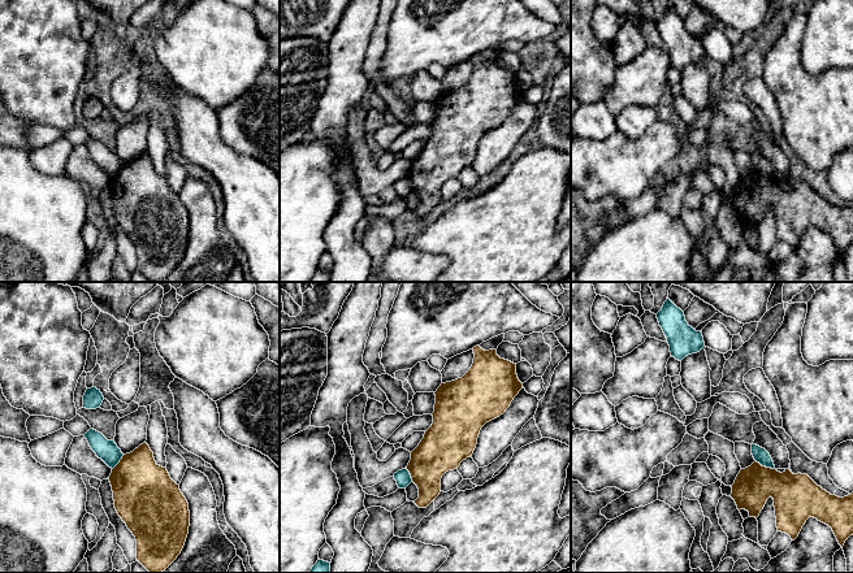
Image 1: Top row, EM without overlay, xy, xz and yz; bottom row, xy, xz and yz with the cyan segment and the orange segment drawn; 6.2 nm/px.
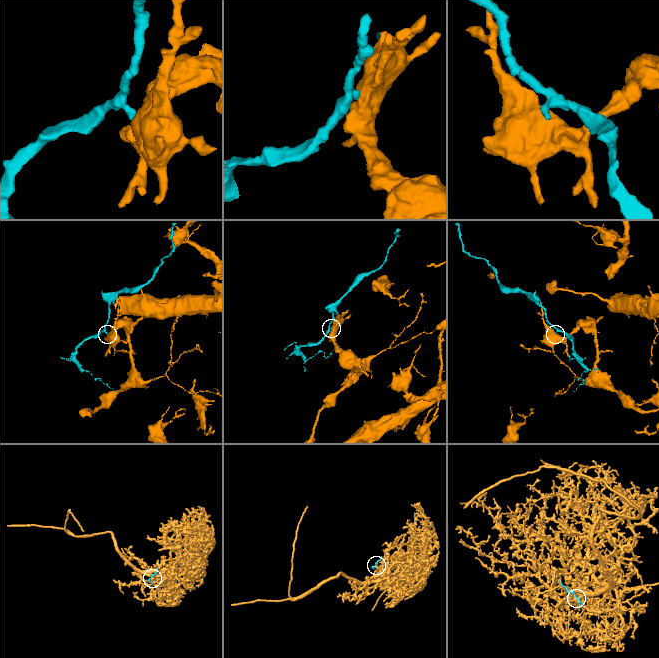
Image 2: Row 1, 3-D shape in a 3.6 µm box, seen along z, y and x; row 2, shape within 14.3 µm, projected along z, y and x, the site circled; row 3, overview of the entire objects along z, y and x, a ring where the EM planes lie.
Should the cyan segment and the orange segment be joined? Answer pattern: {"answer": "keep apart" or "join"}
{"answer": "keep apart"}

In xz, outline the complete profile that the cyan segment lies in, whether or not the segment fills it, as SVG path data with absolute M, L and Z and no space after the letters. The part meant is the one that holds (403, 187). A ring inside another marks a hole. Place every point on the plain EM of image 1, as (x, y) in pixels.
M406 177L394 182L393 186L399 197L406 197L412 191L411 183Z

